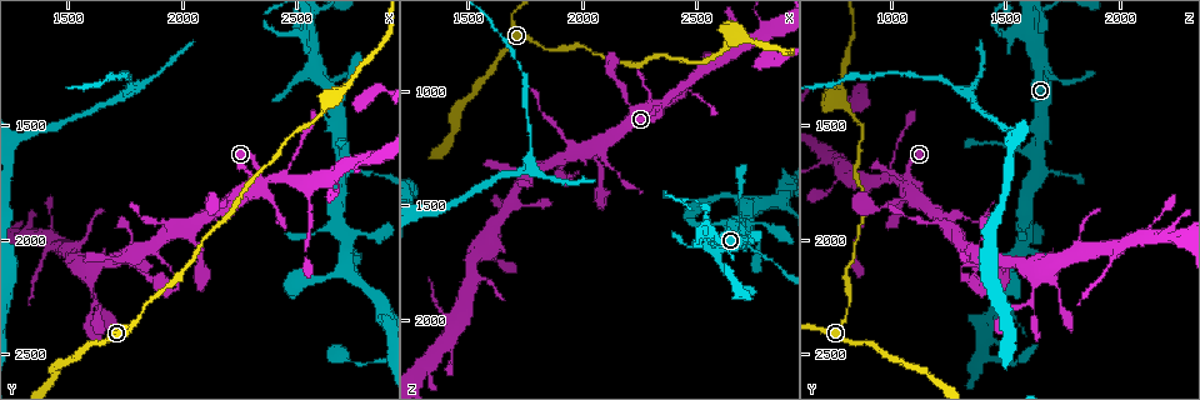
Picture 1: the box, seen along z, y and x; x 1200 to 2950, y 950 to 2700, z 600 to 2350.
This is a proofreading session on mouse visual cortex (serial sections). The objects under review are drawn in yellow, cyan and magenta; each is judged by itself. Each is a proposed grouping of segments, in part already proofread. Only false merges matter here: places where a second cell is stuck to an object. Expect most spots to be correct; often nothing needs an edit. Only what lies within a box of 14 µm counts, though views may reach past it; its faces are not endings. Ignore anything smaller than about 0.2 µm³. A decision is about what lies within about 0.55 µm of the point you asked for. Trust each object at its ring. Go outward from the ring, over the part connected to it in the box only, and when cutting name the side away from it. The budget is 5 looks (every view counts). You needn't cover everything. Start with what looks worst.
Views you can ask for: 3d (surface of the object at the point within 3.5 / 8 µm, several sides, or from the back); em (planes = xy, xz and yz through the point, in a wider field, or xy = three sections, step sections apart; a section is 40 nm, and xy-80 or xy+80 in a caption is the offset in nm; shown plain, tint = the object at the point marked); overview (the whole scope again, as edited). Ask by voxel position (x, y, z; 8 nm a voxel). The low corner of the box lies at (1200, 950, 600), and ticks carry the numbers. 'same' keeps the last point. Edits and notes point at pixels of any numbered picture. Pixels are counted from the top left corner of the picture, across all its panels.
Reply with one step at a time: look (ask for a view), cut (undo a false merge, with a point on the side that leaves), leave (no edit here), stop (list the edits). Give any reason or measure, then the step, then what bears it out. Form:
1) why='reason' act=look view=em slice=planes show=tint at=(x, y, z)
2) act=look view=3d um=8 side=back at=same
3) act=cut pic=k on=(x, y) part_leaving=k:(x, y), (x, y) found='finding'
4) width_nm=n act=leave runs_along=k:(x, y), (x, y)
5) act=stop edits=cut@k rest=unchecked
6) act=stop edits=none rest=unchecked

why='thick turns thin' act=look view=3d um=3.5 side=back at=(1820, 2320, 800)

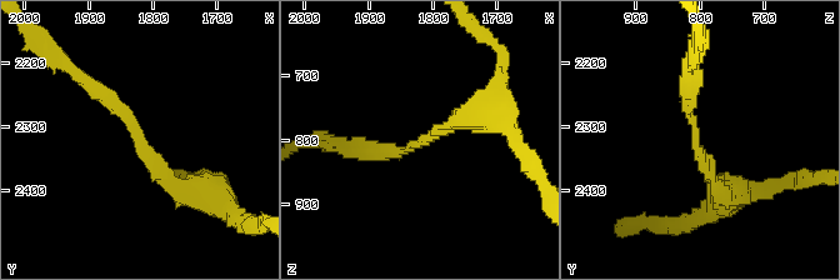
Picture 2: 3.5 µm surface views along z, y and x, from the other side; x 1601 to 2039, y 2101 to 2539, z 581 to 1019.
arm_widths_nm=200,250 act=look view=em slice=xy step=2 show=tint at=(1820, 2325, 810)

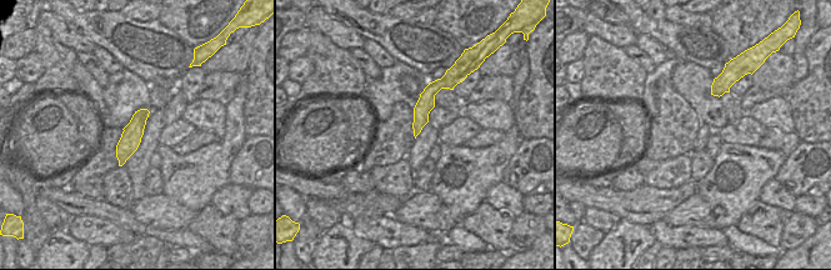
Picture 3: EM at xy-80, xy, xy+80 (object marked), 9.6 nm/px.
act=leave runs_along=2:(196, 194), (85, 79) found='one cell here'

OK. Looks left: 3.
why='thick turns thin' act=look view=3d um=3.5 at=(2720, 1320, 790)

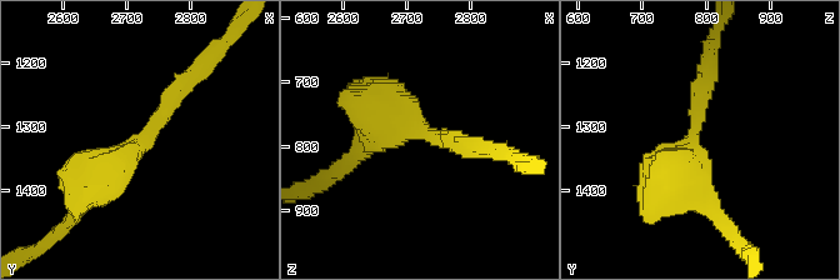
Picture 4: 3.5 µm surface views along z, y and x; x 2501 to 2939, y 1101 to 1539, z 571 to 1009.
arm_widths_nm=250,400 act=look view=em slice=xy step=5 show=tint at=(2725, 1320, 775)

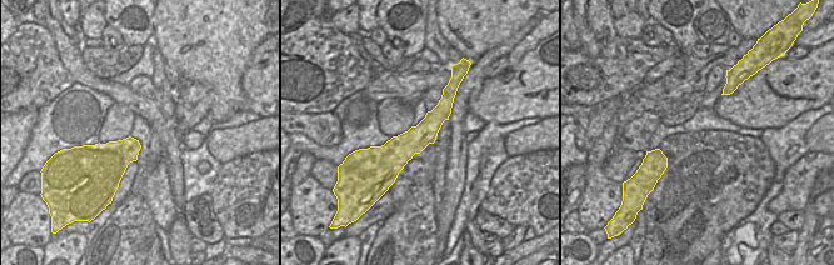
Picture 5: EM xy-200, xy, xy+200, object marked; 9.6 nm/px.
act=leave runs_along=4:(90, 193), (194, 74) found='one cell here'

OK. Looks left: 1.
act=stop edits=none rest=unchecked

